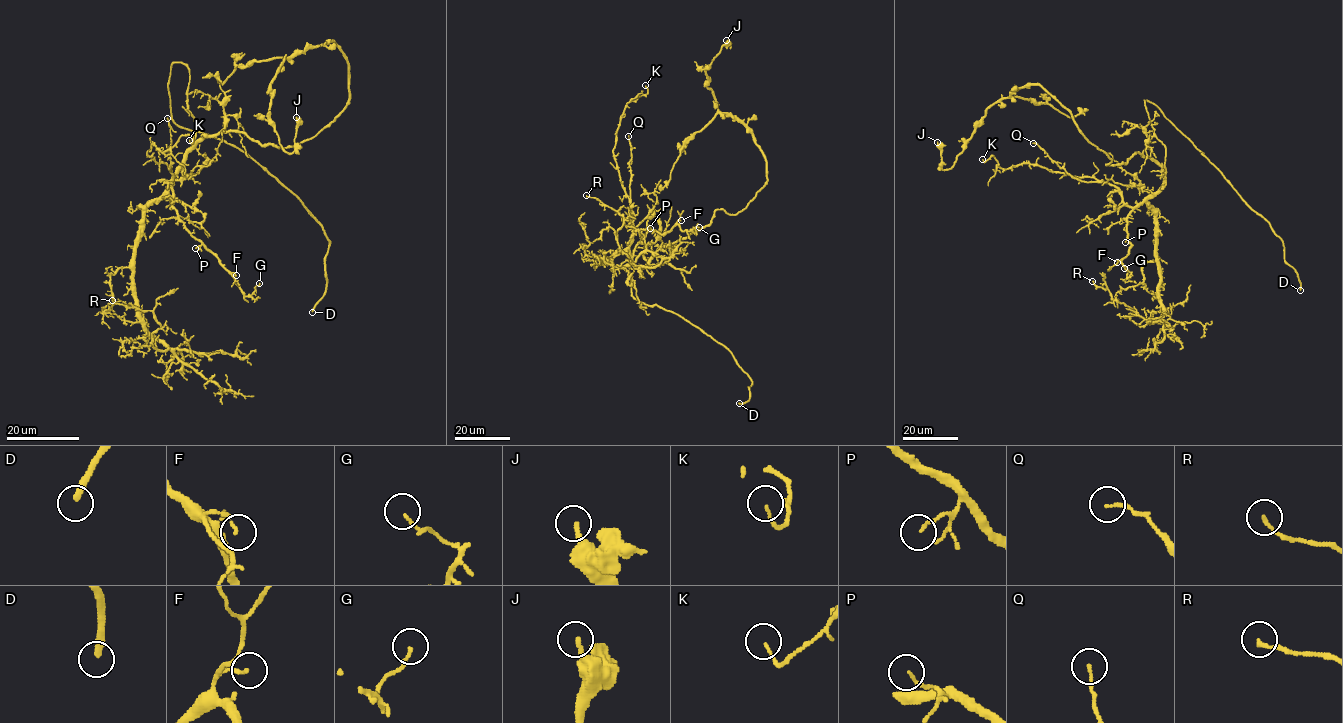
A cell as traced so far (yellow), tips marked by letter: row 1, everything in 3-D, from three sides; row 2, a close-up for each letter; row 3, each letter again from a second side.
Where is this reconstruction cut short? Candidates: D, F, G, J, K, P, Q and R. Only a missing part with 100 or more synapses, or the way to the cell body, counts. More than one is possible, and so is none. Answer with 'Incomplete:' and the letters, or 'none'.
Incomplete: D

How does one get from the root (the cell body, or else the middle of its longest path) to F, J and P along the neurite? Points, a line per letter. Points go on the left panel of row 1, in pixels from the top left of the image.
F: (205, 138), (187, 153), (184, 163), (169, 185), (168, 197), (187, 230), (236, 275)
J: (205, 138), (316, 136), (349, 98), (332, 42), (275, 74), (268, 117), (290, 153), (296, 117)
P: (205, 138), (187, 153), (168, 191), (170, 204), (179, 219), (201, 243), (195, 248)

